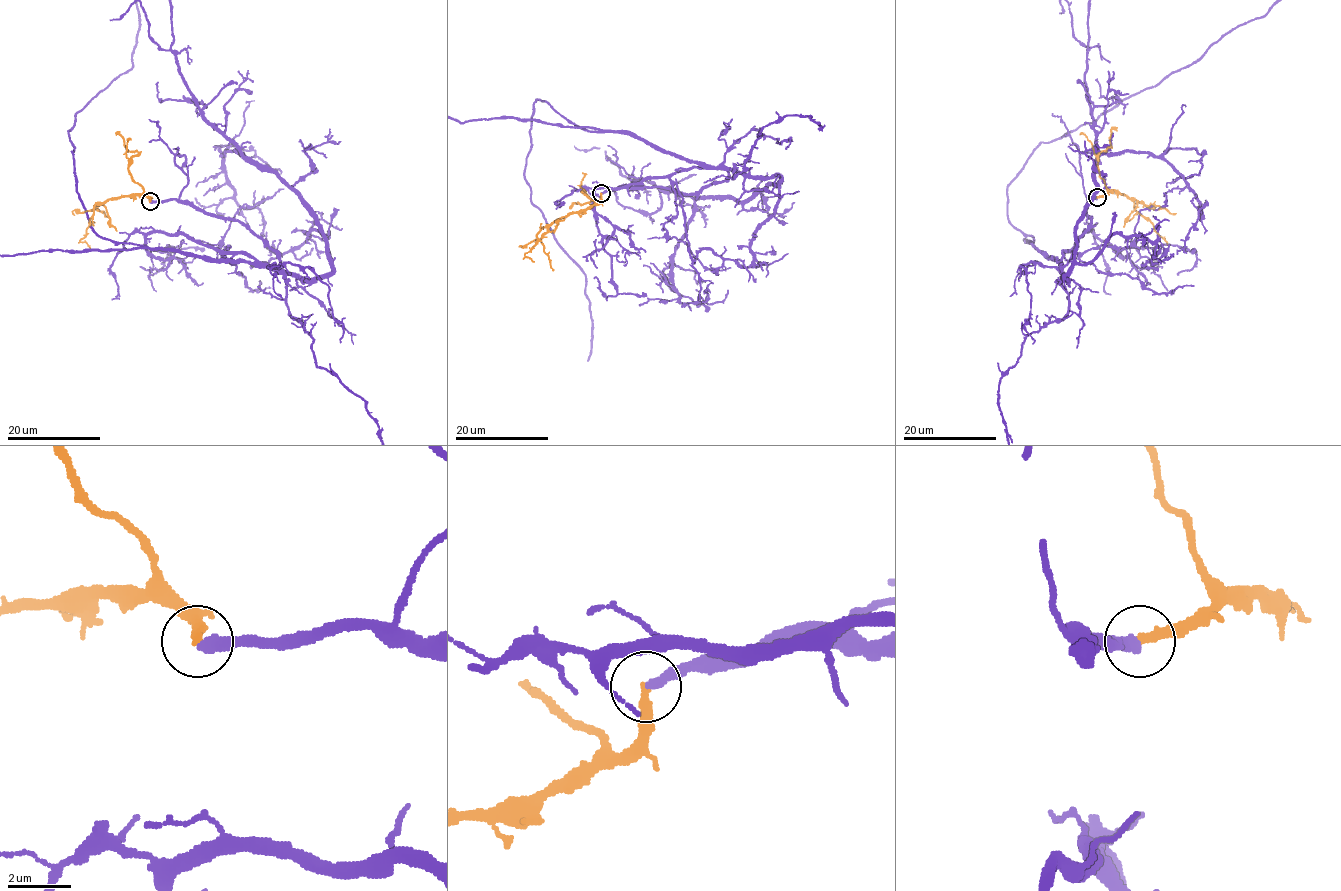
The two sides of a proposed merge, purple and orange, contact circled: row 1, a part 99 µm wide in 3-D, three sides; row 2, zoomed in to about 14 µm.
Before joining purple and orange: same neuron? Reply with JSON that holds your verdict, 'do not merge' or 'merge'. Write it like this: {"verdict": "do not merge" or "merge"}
{"verdict": "merge"}

